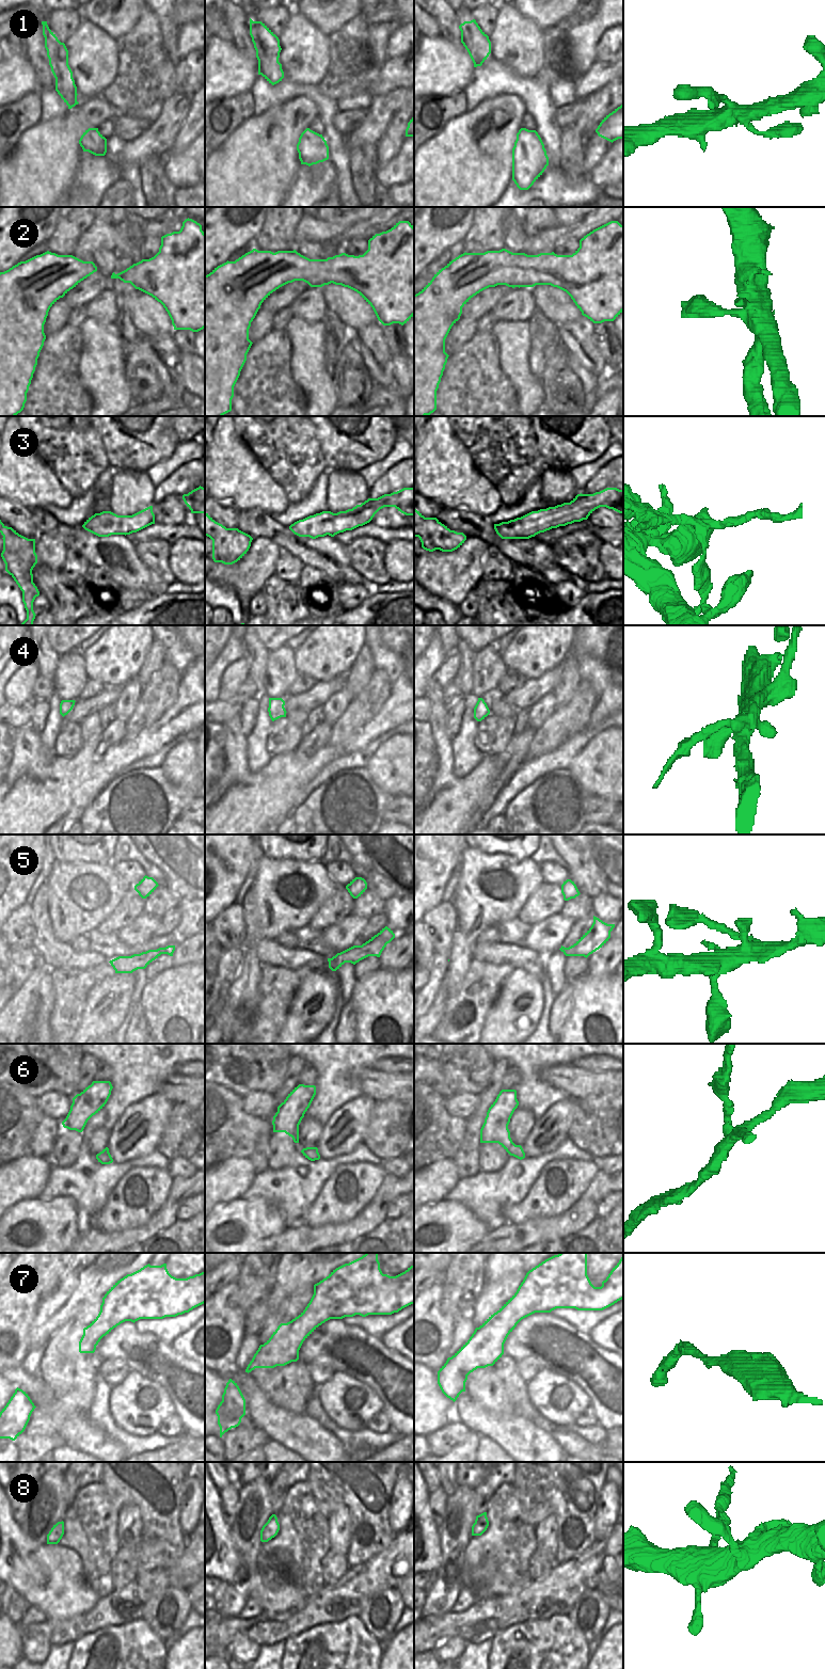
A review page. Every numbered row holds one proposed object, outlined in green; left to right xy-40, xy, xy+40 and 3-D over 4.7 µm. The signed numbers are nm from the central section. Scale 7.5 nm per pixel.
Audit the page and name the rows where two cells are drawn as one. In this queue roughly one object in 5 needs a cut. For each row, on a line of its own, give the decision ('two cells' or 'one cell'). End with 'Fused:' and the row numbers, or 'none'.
1: one cell
2: one cell
3: one cell
4: one cell
5: one cell
6: one cell
7: one cell
8: two cells
Fused: 8

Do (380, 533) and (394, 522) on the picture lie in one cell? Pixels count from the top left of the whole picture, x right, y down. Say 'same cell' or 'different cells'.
different cells

